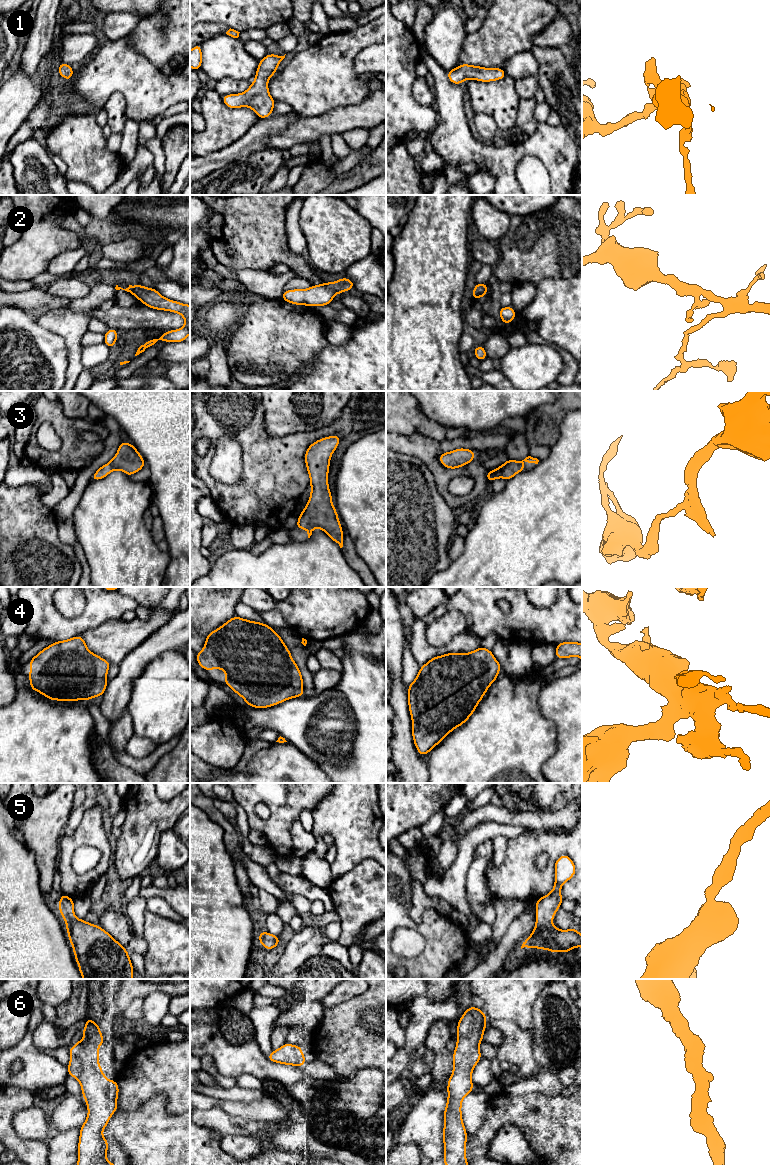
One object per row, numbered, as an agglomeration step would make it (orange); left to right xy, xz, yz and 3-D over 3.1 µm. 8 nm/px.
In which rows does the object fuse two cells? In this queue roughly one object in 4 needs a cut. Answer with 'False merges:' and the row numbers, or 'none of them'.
False merges: none of them

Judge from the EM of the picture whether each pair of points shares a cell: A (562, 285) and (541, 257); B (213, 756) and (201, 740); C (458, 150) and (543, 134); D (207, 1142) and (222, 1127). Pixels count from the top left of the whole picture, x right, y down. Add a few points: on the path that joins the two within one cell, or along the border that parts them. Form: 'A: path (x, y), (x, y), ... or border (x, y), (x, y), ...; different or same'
A: border (571, 276), (543, 278), (535, 285); different
B: path (213, 752), (205, 744); same
C: path (479, 151), (482, 153), (513, 153), (522, 150); same
D: border (200, 1125), (211, 1129), (220, 1139); different

